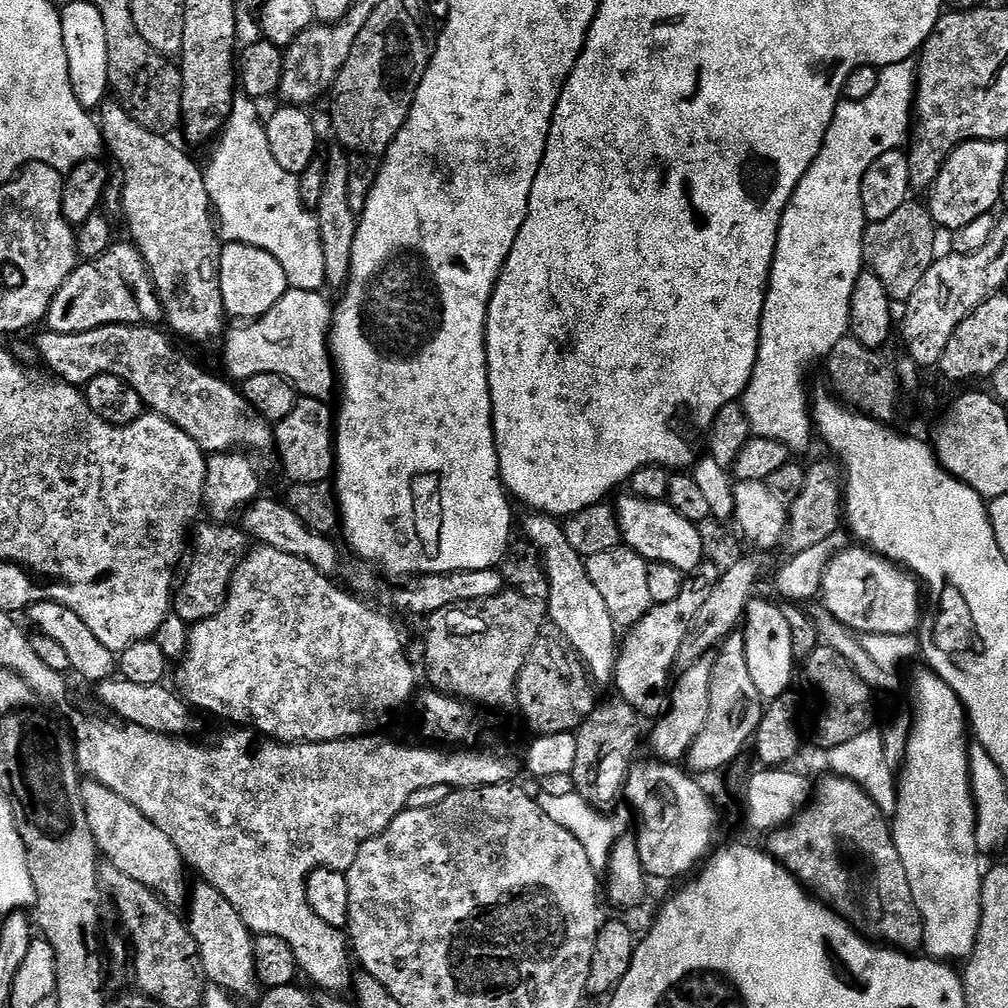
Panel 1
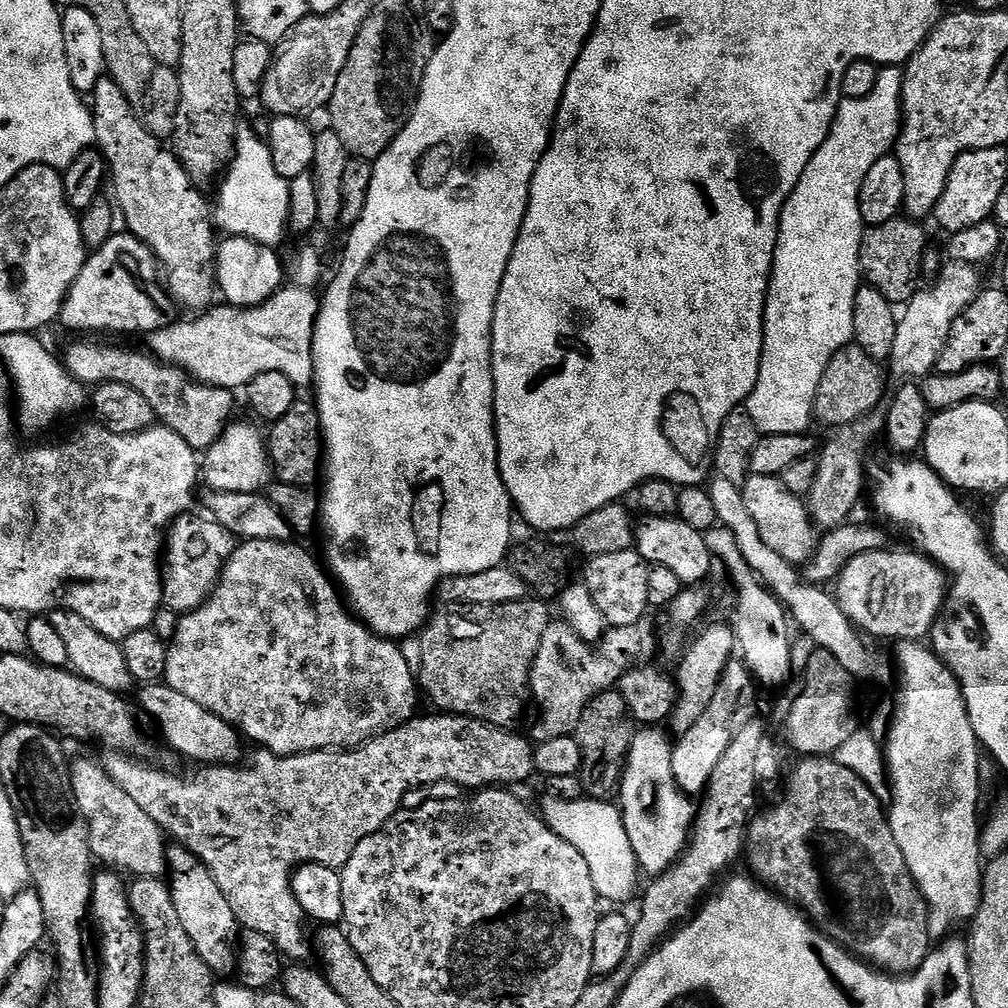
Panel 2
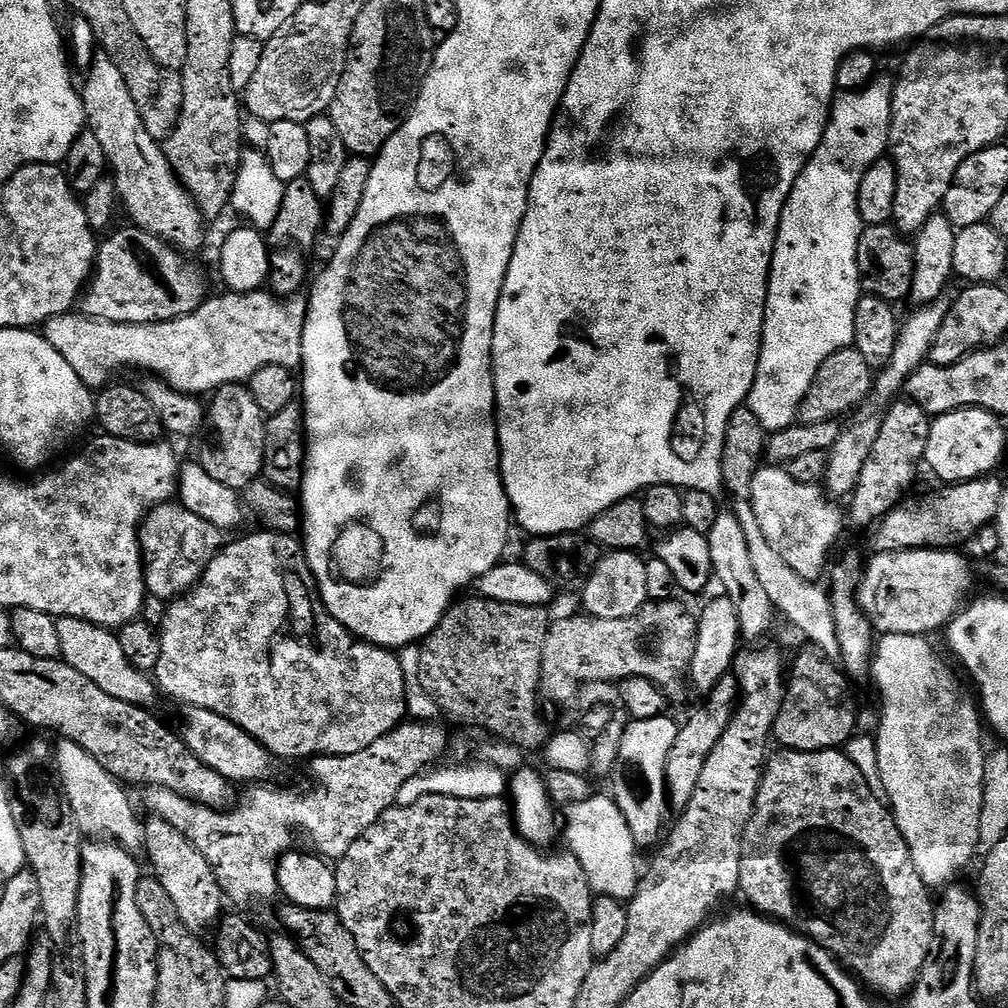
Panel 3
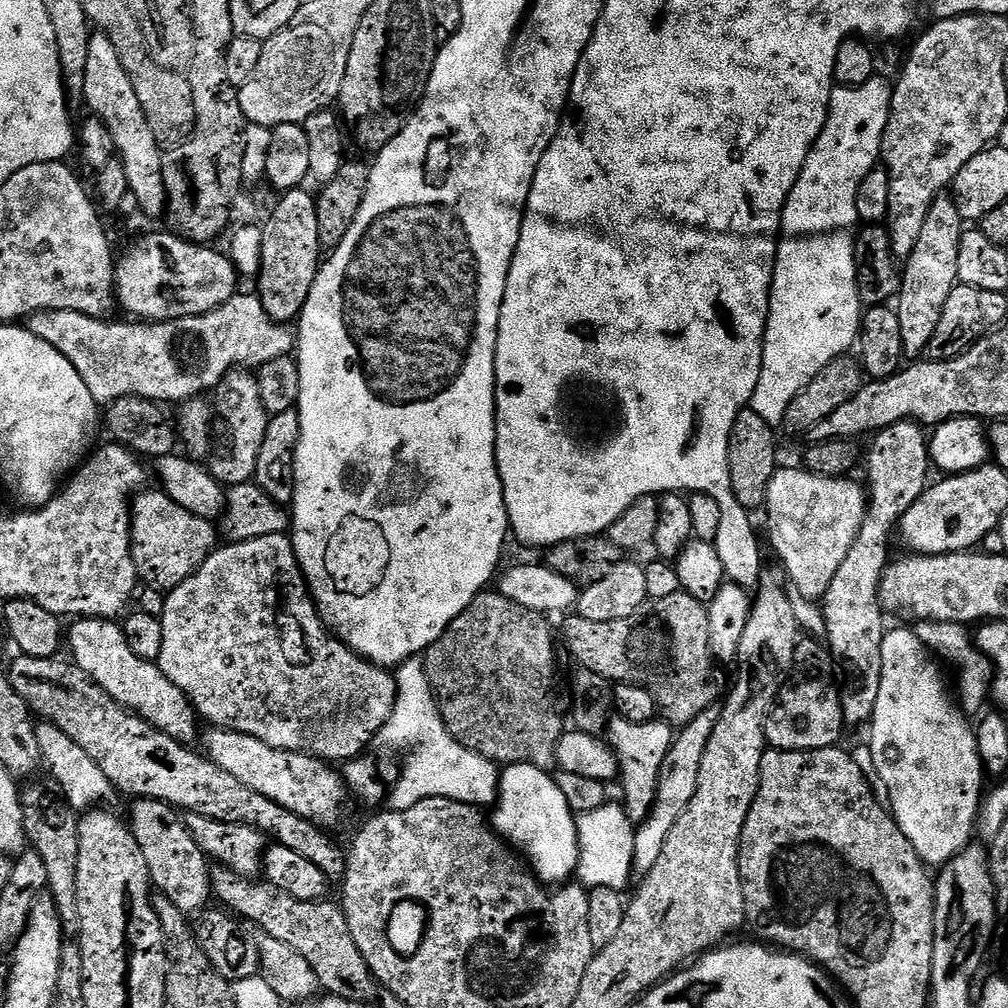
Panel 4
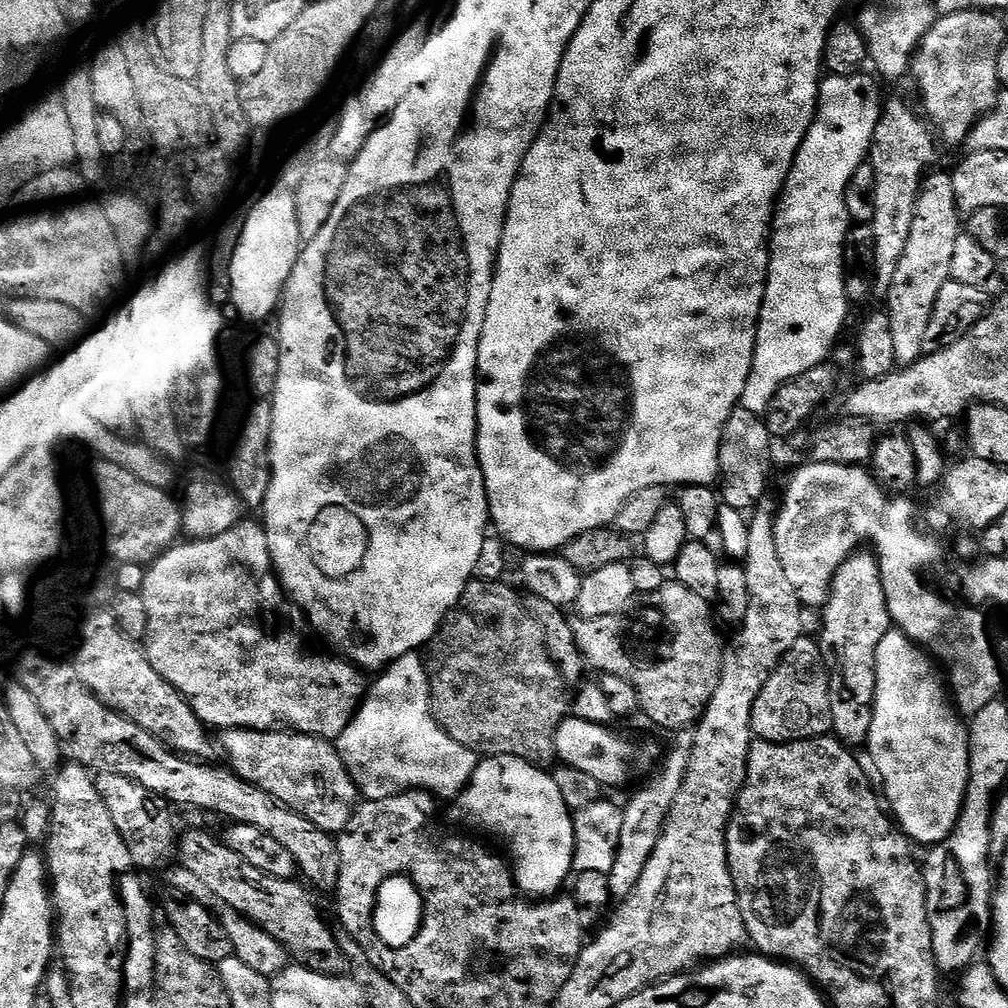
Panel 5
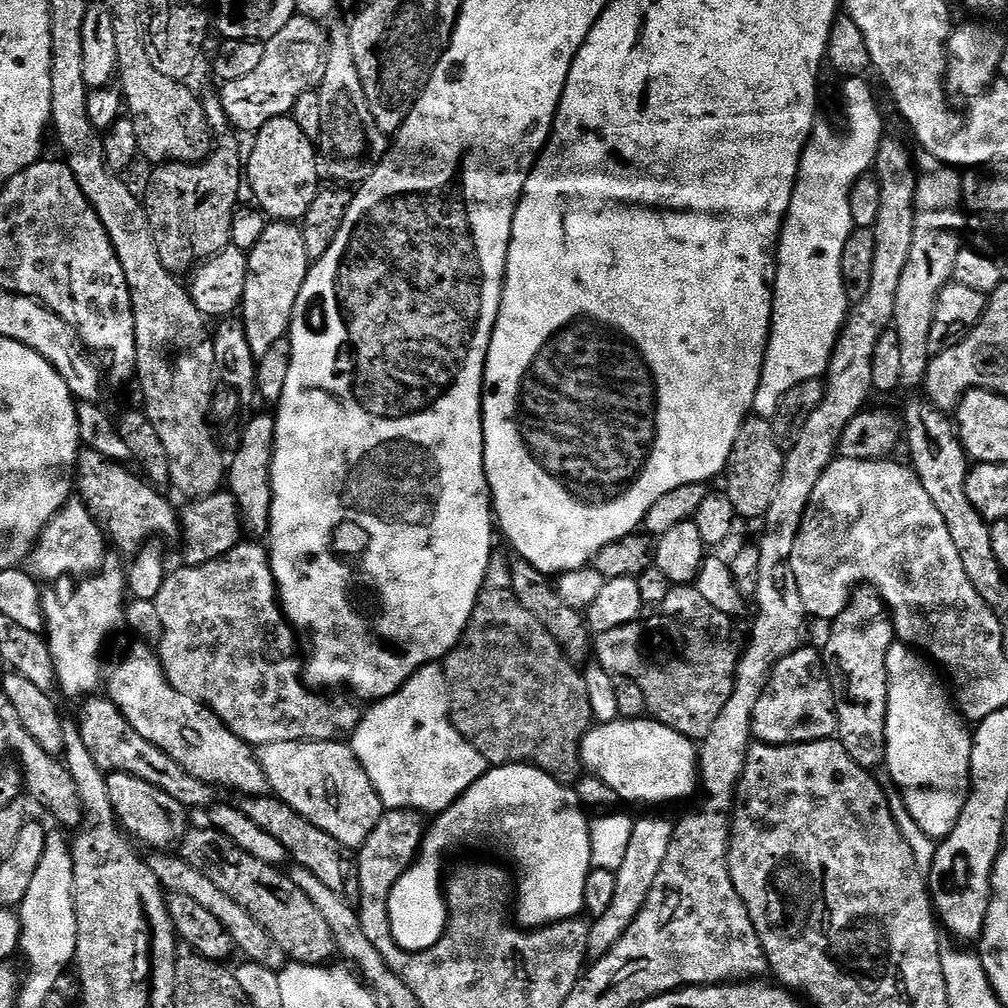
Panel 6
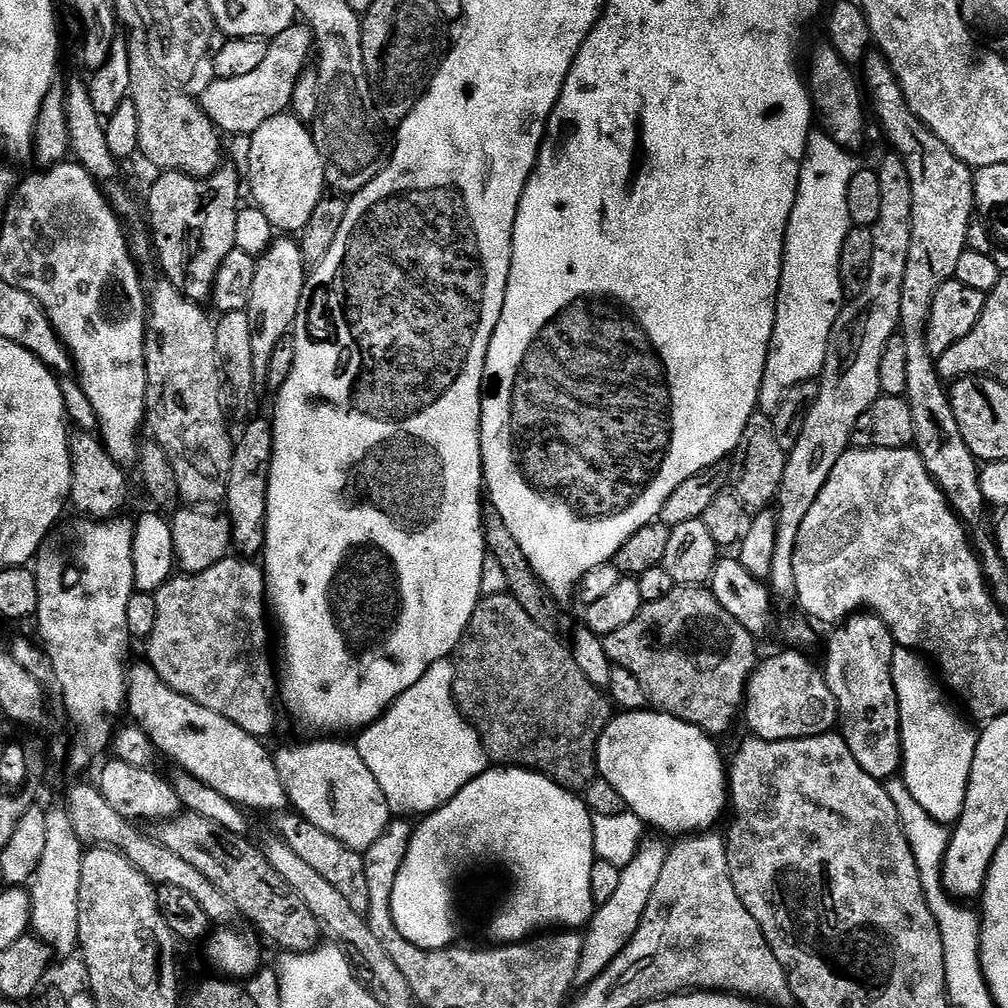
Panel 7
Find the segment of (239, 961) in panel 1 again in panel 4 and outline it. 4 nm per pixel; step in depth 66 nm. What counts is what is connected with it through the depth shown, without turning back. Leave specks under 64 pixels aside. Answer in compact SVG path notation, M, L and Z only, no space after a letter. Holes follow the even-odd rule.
M136 798L131 801L132 813L126 816L127 823L132 829L134 842L138 842L138 850L142 858L146 858L146 870L149 881L158 887L159 895L170 898L178 910L185 914L199 914L209 907L208 899L213 899L212 868L209 857L204 855L202 849L196 845L196 840L190 834L185 817L170 804L164 804L160 800L145 800Z

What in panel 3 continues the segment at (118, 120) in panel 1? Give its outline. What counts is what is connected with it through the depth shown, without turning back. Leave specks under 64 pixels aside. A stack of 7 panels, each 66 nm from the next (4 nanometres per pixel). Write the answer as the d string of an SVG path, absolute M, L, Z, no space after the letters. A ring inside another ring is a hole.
M97 51L92 64L86 69L88 77L84 80L82 87L82 99L84 101L84 119L87 127L96 136L105 150L107 167L110 169L110 176L116 179L114 189L119 196L119 203L128 211L128 216L133 225L144 232L154 234L159 240L171 244L173 248L184 254L196 252L204 244L204 225L206 219L198 206L192 200L187 189L180 184L179 177L171 168L170 162L164 153L161 141L156 140L146 130L142 122L142 114L138 114L138 106L134 106L134 98L130 98L130 86L126 86L126 78L122 78L122 70L118 70L116 63L103 52Z

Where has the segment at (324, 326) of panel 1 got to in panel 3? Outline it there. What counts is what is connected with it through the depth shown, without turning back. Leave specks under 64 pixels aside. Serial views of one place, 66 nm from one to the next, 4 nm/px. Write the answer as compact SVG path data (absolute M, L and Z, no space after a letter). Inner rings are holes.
M259 290L255 292L233 292L225 291L225 296L209 295L202 306L198 306L196 312L186 314L182 318L174 318L166 322L150 322L149 324L115 324L109 320L95 320L93 316L85 316L77 314L75 311L64 312L60 316L50 318L42 325L42 335L46 338L46 342L50 342L50 346L54 346L54 350L58 350L58 354L62 354L62 358L66 358L66 362L70 362L70 366L74 366L74 374L78 374L78 378L82 378L82 382L88 388L93 390L103 389L105 386L113 383L115 372L120 372L123 368L141 368L142 371L148 372L153 377L159 378L164 383L169 384L174 390L184 392L188 396L197 398L203 397L203 392L212 394L220 387L227 384L244 384L254 374L258 374L258 370L262 370L262 366L286 366L287 368L296 370L304 363L304 327L306 326L306 318L308 317L308 301L303 295L297 294L287 298L277 298L271 291Z

